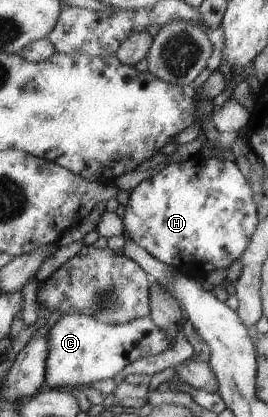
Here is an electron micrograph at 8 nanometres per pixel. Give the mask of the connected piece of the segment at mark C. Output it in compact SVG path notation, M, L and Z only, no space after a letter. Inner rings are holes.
M81 312L63 314L46 335L49 340L47 370L44 385L50 388L89 386L107 378L114 378L134 361L161 354L173 346L150 316L133 318L131 322L112 324Z

